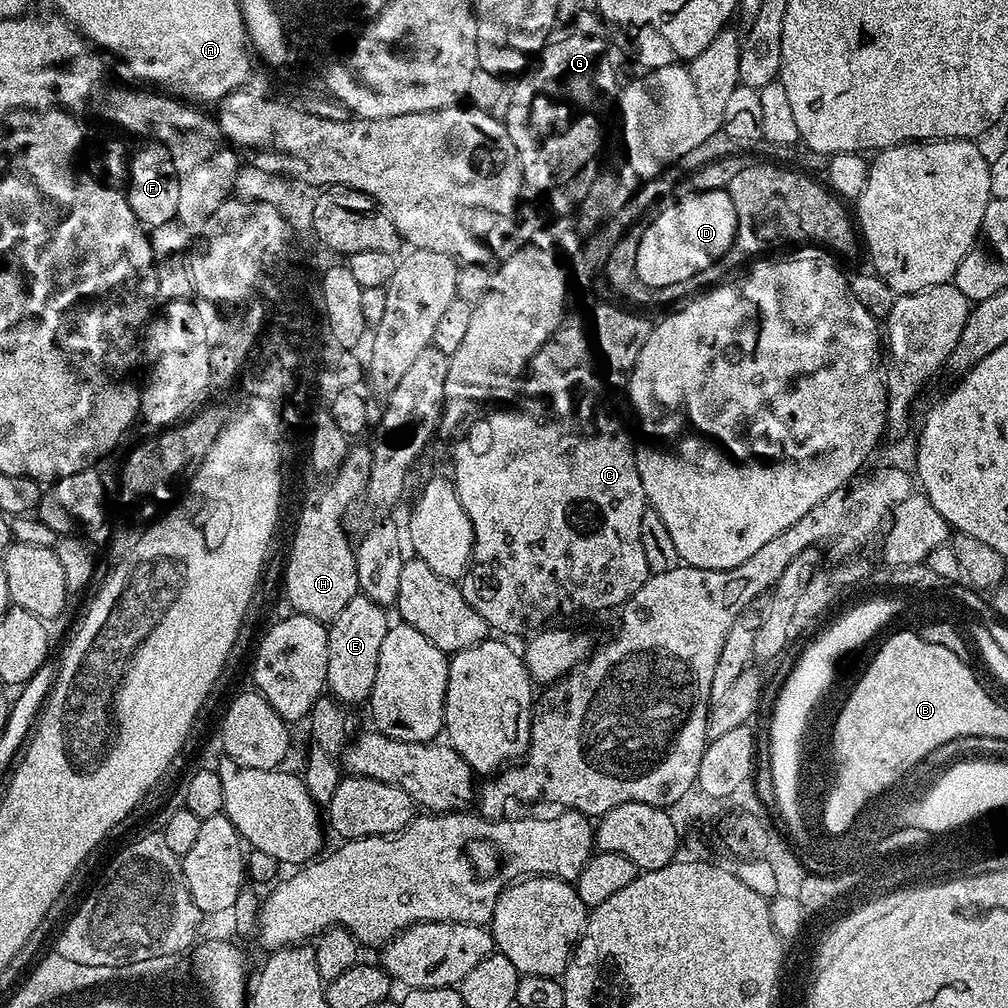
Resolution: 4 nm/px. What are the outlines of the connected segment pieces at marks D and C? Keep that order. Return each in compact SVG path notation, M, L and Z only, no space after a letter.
M706 190L666 207L644 230L634 254L636 280L652 287L668 286L690 277L703 275L719 259L727 257L730 246L736 241L739 218L727 190Z
M560 339L547 340L542 350L534 354L522 384L520 405L517 408L508 408L505 412L488 412L481 420L473 419L467 425L468 433L452 448L451 475L454 477L458 498L462 502L462 510L466 510L470 526L474 530L472 562L464 573L464 579L459 581L460 590L466 602L470 602L470 606L474 606L477 614L488 623L489 629L496 631L497 628L498 631L505 632L500 633L505 637L520 636L523 632L535 633L559 621L556 620L559 616L572 616L575 612L619 609L624 601L631 598L647 582L650 575L646 566L646 553L642 550L642 514L646 507L642 478L638 478L634 436L632 440L631 434L628 433L628 424L624 421L624 412L620 409L616 388L607 376L609 373L602 367L593 345L587 339Z

